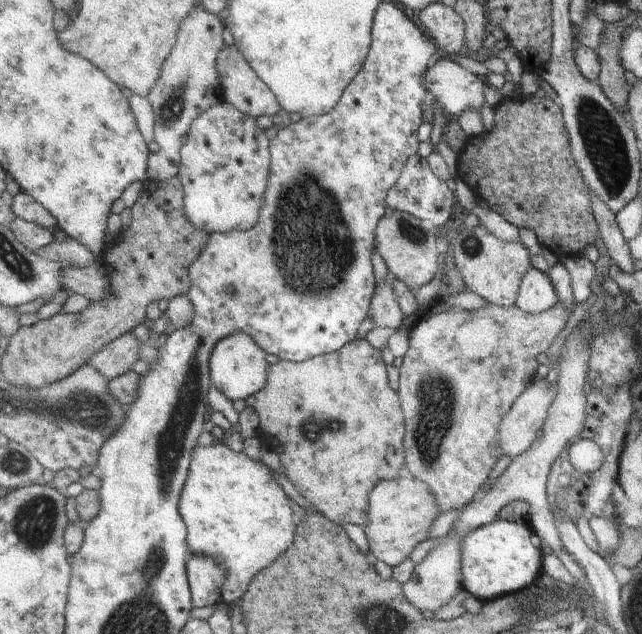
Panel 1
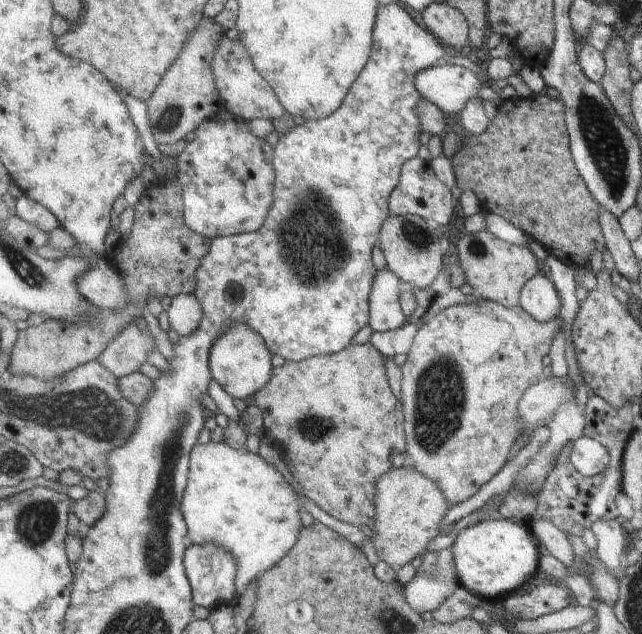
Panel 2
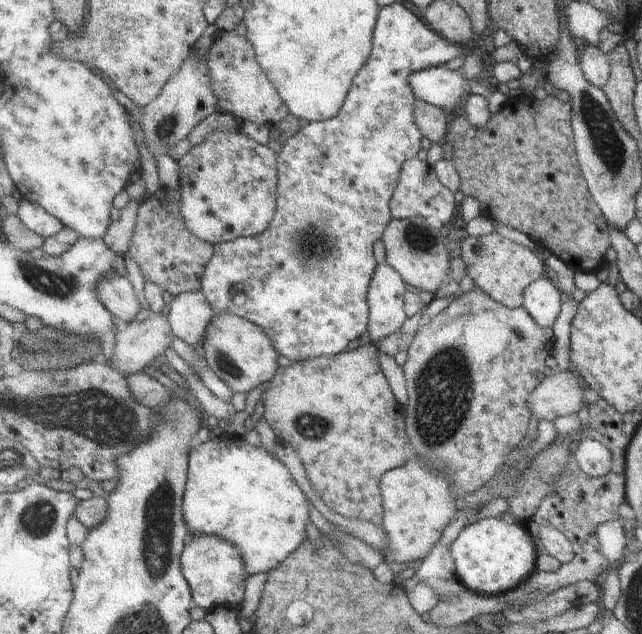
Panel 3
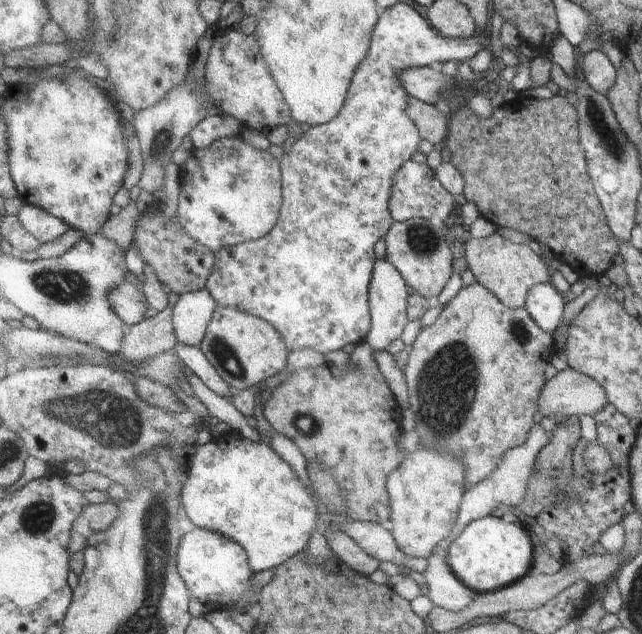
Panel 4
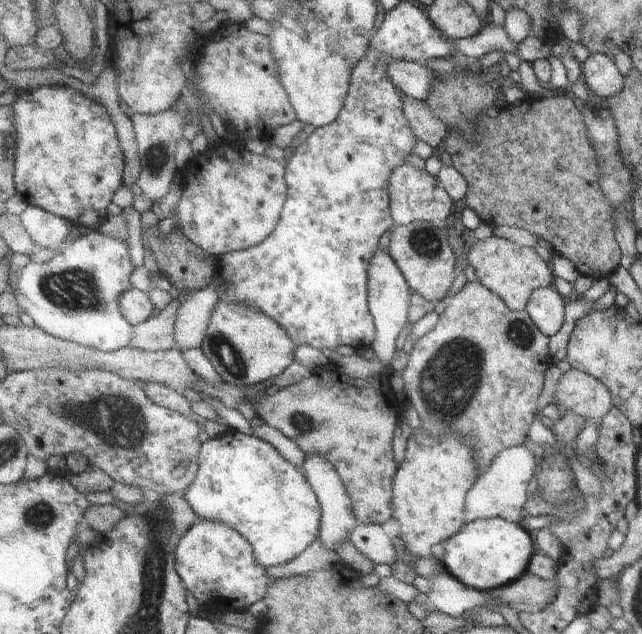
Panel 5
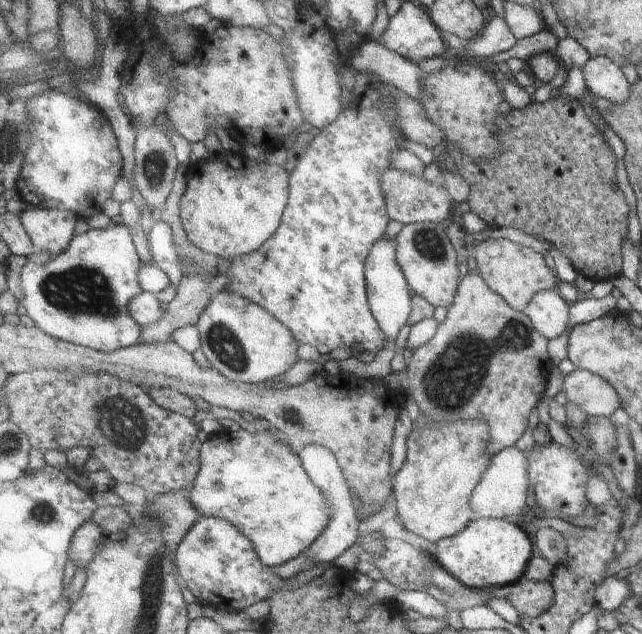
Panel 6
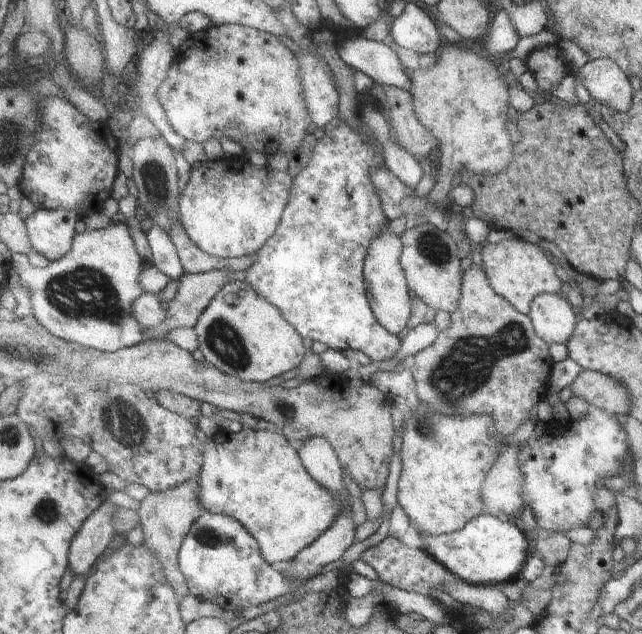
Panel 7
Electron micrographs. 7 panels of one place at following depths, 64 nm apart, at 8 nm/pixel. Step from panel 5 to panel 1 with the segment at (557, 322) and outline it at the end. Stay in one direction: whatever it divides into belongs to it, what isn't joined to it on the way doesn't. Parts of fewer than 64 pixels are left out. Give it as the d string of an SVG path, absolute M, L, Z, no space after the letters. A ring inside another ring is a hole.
M532 268L523 279L516 304L525 312L540 315L560 302L548 272Z

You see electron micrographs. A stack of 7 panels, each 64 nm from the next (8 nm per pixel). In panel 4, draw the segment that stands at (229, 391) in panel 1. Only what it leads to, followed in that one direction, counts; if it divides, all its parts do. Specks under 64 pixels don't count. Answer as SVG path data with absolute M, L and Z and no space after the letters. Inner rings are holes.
M217 307L213 315L213 320L209 324L205 338L200 346L202 353L209 360L219 376L226 381L233 392L251 388L255 384L265 382L267 378L283 372L287 369L287 358L289 358L289 350L287 343L279 334L279 331L265 319L258 316L240 311L233 307Z

